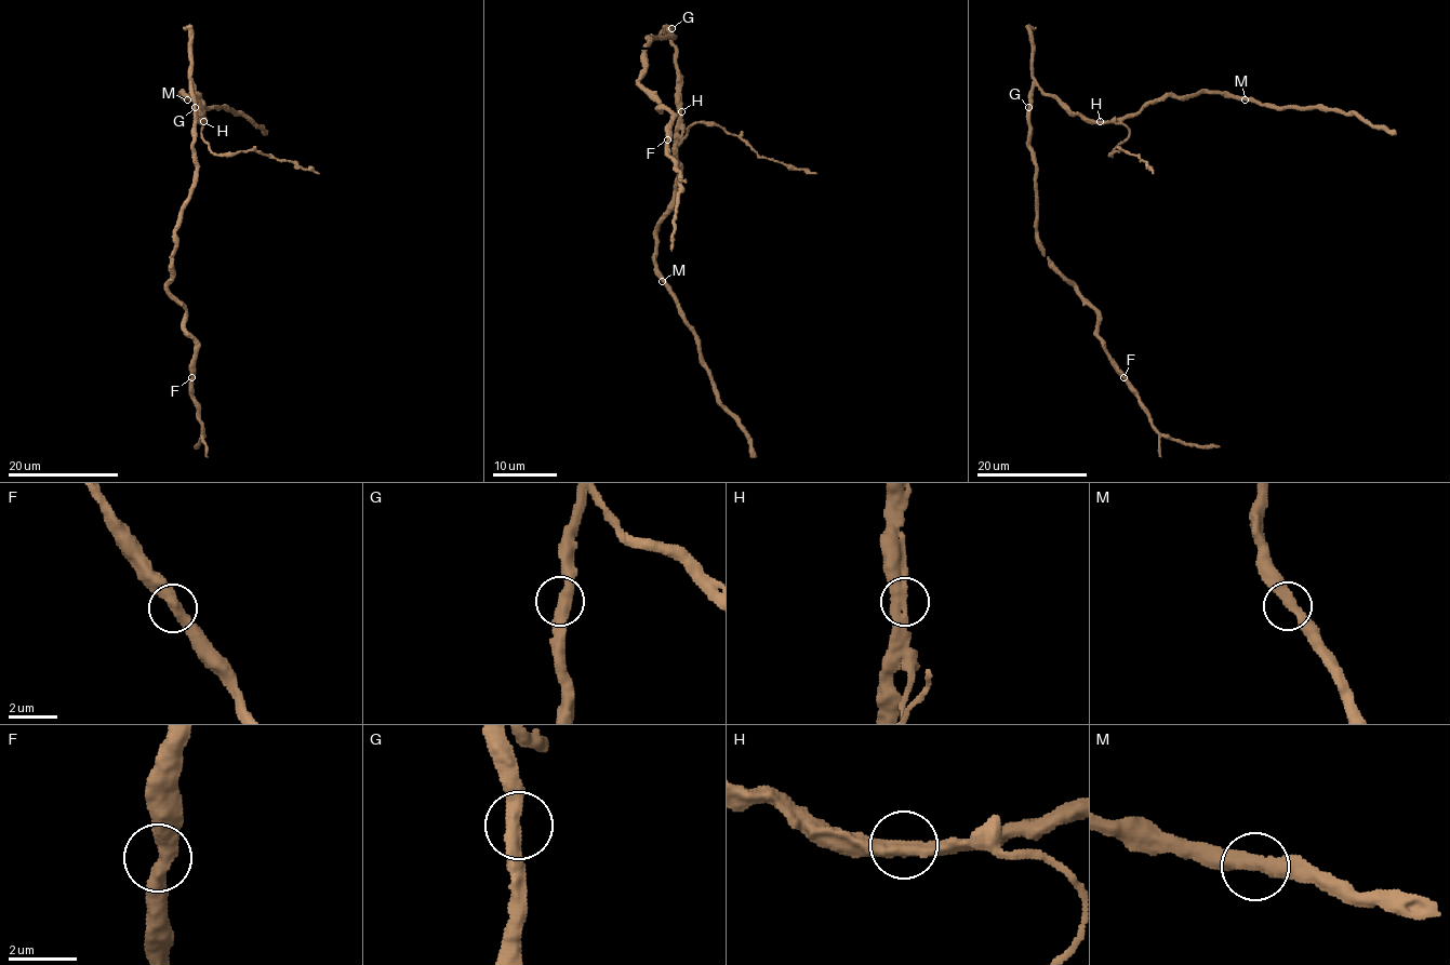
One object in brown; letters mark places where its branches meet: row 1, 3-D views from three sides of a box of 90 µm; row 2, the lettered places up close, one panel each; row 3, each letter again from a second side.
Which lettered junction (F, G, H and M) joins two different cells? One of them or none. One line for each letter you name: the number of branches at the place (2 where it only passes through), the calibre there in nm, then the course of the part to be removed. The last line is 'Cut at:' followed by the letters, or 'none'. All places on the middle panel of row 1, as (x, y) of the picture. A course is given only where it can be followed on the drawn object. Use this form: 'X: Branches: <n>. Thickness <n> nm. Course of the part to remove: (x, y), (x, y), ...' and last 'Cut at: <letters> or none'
Cut at: none

